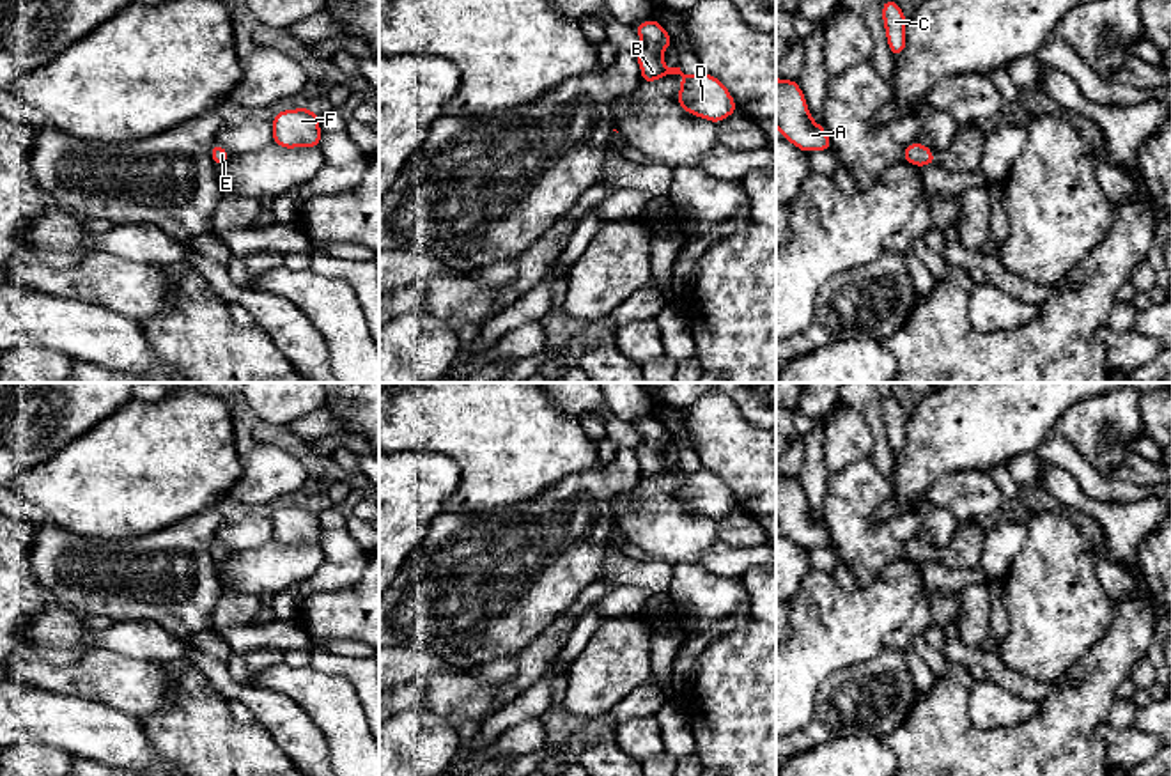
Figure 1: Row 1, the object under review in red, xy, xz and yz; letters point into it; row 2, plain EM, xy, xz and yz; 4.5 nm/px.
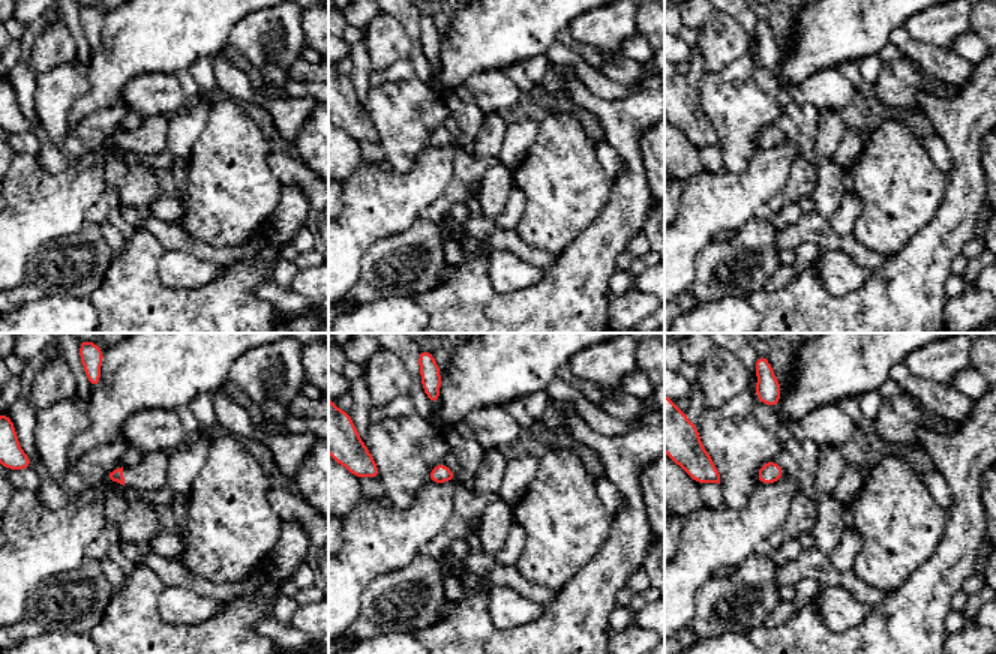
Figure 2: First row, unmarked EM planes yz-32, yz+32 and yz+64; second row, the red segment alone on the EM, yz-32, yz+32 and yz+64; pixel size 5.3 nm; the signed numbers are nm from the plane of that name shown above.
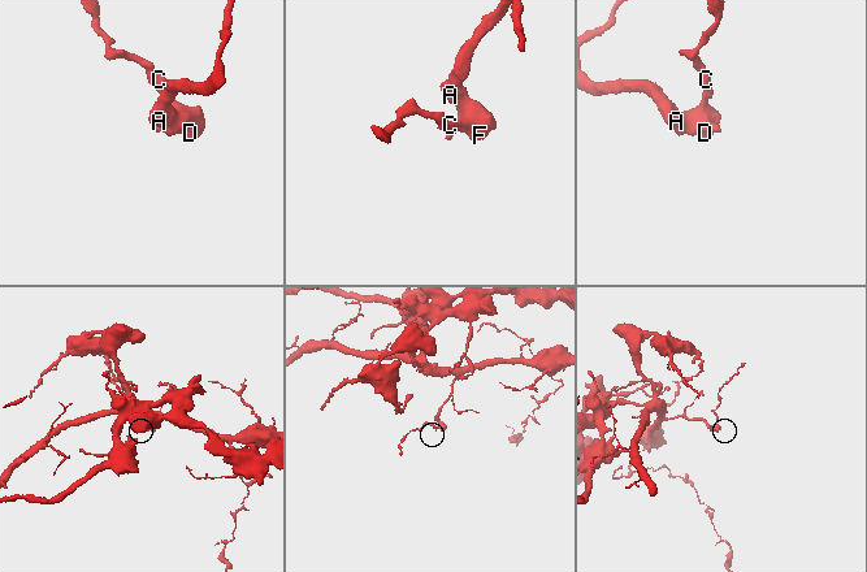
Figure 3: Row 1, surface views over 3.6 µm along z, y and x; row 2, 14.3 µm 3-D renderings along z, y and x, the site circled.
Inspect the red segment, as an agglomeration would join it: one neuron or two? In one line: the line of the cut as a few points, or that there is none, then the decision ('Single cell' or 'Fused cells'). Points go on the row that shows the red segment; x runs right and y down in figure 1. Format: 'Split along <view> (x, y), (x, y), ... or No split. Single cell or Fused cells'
No split. Single cell

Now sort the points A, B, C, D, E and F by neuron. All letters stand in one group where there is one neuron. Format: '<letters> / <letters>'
A B C D E F

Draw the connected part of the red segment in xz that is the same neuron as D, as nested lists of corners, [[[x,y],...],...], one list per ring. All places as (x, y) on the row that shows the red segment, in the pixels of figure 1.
[[[654,18],[632,27],[641,39],[636,58],[641,69],[641,83],[657,81],[666,74],[680,74],[682,83],[677,101],[682,110],[694,117],[719,124],[723,119],[739,112],[725,83],[712,74],[684,74],[680,67],[666,67],[663,51],[673,44],[673,37]]]

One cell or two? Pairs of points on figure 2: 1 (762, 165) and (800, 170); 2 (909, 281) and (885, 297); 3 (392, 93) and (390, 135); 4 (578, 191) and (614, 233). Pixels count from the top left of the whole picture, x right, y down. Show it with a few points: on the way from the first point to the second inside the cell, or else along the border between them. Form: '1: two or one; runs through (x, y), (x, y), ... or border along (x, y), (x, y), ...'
1: two; border along (800, 153), (791, 167), (786, 182), (770, 198)
2: one; runs through (903, 287), (891, 297)
3: one; runs through (392, 104), (392, 125)
4: two; border along (612, 180), (612, 194), (606, 206), (575, 239)

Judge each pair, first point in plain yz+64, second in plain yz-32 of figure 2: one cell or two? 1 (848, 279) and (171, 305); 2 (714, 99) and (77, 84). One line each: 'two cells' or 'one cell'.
1: two cells
2: one cell

